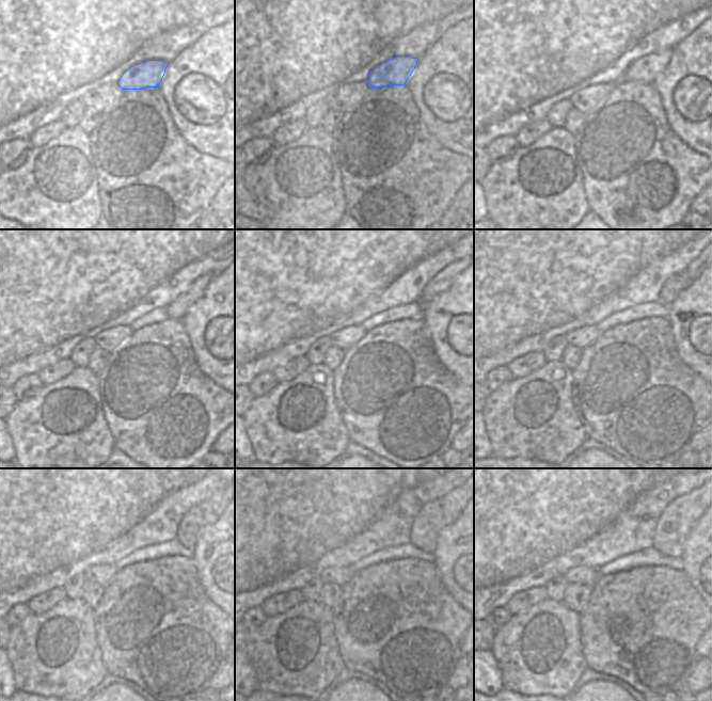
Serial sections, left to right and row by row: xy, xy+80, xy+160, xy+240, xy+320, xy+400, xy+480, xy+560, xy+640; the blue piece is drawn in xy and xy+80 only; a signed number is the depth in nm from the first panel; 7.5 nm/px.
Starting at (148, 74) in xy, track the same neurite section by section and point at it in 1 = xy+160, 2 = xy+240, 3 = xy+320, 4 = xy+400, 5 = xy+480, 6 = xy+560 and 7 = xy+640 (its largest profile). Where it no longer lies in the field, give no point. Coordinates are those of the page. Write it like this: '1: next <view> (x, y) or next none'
1: next xy+160 (645, 69)
2: next xy+240 (176, 309)
3: next xy+320 (444, 279)
4: next xy+400 (691, 270)
5: next none
6: next none
7: next none

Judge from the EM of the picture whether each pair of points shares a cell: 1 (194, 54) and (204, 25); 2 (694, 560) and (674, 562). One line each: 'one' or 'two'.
1: two
2: two

